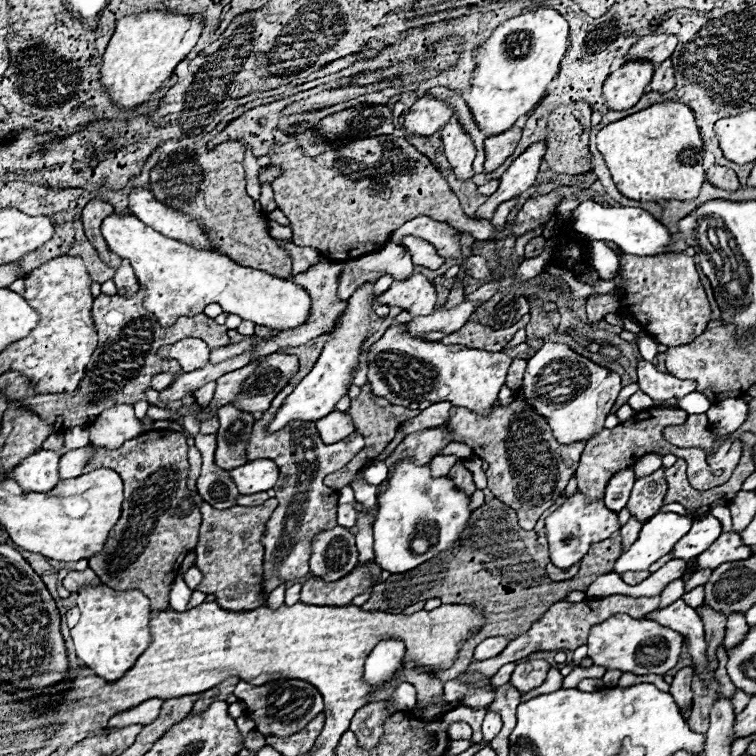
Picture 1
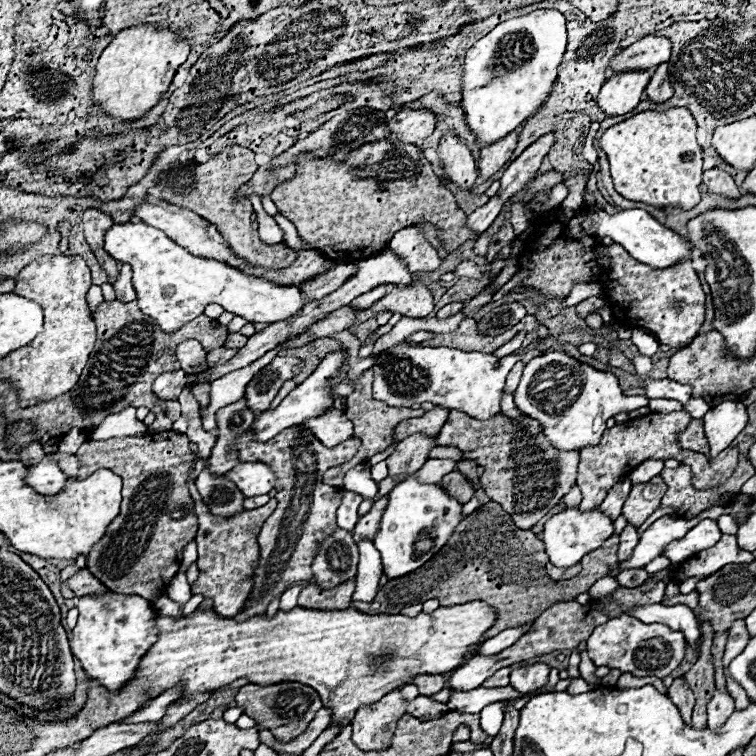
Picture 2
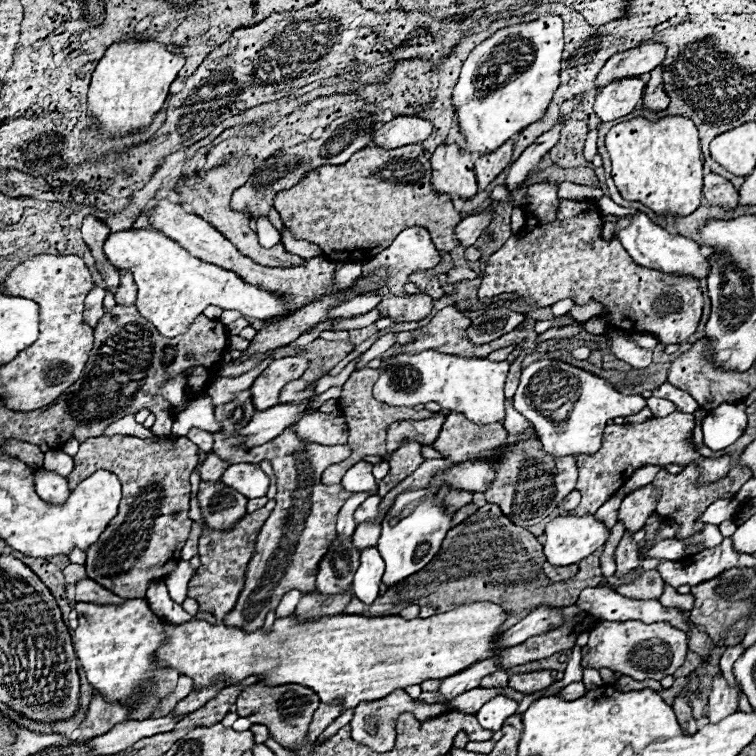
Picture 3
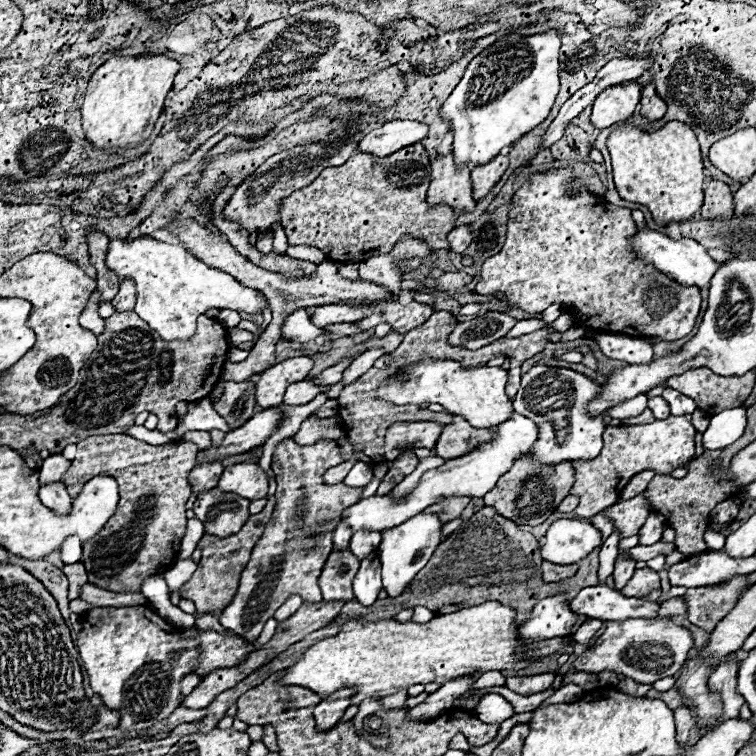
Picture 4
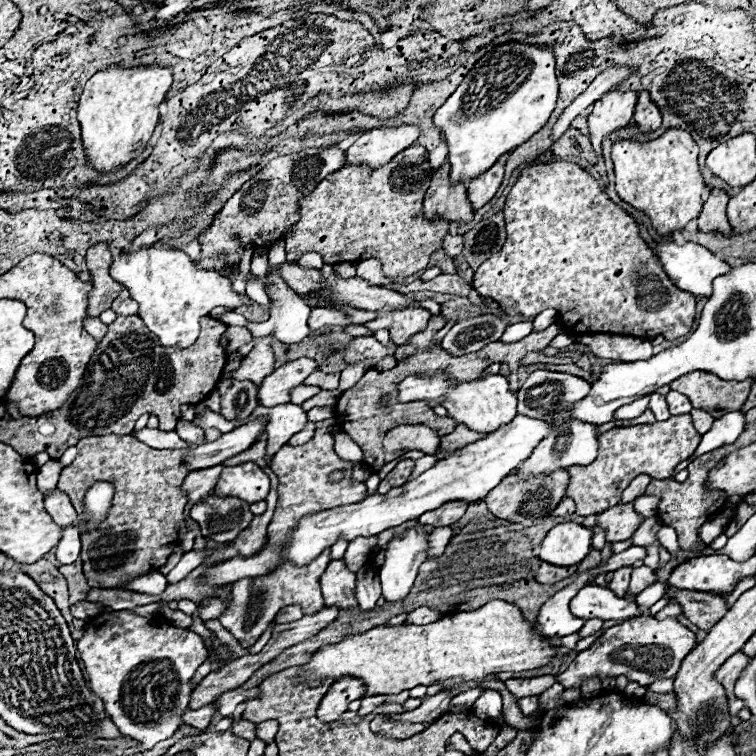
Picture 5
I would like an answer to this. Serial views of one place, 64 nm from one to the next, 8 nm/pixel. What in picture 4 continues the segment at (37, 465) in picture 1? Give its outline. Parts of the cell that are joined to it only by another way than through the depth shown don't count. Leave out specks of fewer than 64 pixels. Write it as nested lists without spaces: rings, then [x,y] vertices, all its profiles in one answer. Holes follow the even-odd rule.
[[[54,482],[48,486],[40,488],[40,500],[44,506],[52,508],[52,512],[56,514],[68,514],[72,508],[72,498],[68,496],[66,488],[62,486],[62,482]]]

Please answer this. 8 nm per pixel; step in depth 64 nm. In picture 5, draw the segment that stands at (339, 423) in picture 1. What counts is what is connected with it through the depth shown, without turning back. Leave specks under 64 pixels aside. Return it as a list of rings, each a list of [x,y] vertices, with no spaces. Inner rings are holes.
[[[308,422],[308,424],[306,424],[306,428],[304,428],[302,432],[294,434],[294,436],[288,440],[288,444],[292,444],[292,446],[298,446],[298,444],[306,444],[306,442],[312,438],[312,434],[314,434],[314,424],[312,424],[312,422]]]

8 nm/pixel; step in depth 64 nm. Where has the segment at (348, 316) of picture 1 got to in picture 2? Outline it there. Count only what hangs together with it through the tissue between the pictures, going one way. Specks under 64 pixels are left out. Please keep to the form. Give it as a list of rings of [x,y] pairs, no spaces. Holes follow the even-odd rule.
[[[346,352],[328,354],[328,356],[320,362],[320,366],[318,366],[300,386],[296,386],[296,390],[290,392],[288,398],[284,398],[284,400],[280,402],[278,408],[266,410],[266,412],[262,412],[262,414],[254,420],[254,424],[252,424],[252,428],[250,428],[250,436],[252,436],[256,442],[264,442],[264,440],[270,440],[272,436],[280,434],[284,428],[296,426],[296,424],[300,424],[302,420],[308,420],[308,418],[314,418],[314,416],[322,416],[322,414],[328,410],[328,406],[334,402],[334,398],[330,396],[330,386],[326,386],[326,382],[328,382],[328,378],[332,378],[332,376],[342,368],[342,362],[344,362],[344,360],[346,360]]]

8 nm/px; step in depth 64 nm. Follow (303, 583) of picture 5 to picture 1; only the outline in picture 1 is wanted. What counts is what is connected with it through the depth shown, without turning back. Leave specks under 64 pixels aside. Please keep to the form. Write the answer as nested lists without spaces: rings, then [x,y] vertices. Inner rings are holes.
[[[284,386],[282,392],[272,400],[272,406],[264,416],[258,420],[258,430],[252,432],[248,448],[246,448],[246,458],[248,461],[256,458],[268,458],[274,460],[280,468],[280,477],[277,480],[274,490],[276,498],[280,500],[278,508],[266,522],[266,530],[262,536],[262,546],[264,546],[264,564],[262,564],[262,594],[268,598],[270,592],[296,578],[308,576],[308,560],[312,554],[312,538],[316,532],[322,530],[332,530],[336,526],[336,506],[338,506],[338,492],[322,484],[324,476],[340,470],[346,466],[358,452],[364,448],[364,438],[354,432],[346,440],[340,440],[336,444],[324,444],[318,436],[318,430],[314,428],[312,422],[290,422],[282,430],[274,434],[266,434],[264,428],[272,420],[274,412],[280,408],[282,400],[292,392],[292,386]],[[294,432],[296,432],[296,458],[294,458]],[[284,580],[284,582],[280,582]]]

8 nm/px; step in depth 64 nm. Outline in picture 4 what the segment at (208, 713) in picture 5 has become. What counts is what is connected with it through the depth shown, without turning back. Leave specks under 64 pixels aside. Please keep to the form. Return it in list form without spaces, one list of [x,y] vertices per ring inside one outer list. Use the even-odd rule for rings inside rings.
[[[178,708],[164,724],[168,724],[168,728],[176,728],[178,724],[182,724],[182,722],[200,722],[200,720],[204,720],[204,716],[206,716],[206,708],[202,708],[202,710],[190,710],[190,708]]]

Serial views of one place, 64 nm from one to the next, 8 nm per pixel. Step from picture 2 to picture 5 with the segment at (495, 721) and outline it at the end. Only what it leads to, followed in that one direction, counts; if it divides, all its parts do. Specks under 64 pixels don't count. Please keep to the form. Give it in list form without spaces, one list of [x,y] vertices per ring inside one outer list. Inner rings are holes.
[[[486,688],[482,692],[482,696],[474,702],[472,712],[476,712],[476,716],[480,716],[482,720],[496,720],[502,714],[502,696],[498,690]]]

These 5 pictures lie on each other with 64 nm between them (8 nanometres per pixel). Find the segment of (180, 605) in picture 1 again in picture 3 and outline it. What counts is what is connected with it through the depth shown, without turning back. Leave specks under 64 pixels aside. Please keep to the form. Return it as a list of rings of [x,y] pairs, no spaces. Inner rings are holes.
[[[180,560],[180,564],[164,578],[166,586],[168,586],[168,592],[170,592],[170,597],[174,602],[182,604],[186,600],[186,590],[188,590],[188,582],[192,578],[192,566],[190,562],[186,560]]]

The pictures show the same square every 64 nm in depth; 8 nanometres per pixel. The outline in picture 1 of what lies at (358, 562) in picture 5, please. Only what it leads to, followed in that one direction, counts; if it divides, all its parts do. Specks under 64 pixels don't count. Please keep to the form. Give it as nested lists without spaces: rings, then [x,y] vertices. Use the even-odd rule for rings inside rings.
[[[434,456],[428,466],[432,468],[432,476],[446,476],[456,462],[454,456]]]

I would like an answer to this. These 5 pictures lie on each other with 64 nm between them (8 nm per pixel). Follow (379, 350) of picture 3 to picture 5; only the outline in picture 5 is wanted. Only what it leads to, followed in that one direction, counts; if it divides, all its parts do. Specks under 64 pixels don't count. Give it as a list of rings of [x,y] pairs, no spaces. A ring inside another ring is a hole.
[[[354,364],[354,366],[346,366],[340,374],[340,386],[338,390],[344,392],[346,388],[352,388],[352,384],[356,384],[356,380],[366,372],[364,364]]]

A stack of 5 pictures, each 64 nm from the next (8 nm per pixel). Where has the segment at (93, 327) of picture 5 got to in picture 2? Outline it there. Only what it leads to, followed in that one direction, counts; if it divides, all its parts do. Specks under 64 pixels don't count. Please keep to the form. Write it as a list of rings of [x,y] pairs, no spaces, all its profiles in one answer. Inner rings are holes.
[[[92,286],[92,288],[88,290],[88,306],[90,306],[90,312],[92,312],[92,314],[98,310],[98,306],[100,306],[102,300],[104,300],[104,298],[102,298],[102,288],[100,288],[100,286]]]

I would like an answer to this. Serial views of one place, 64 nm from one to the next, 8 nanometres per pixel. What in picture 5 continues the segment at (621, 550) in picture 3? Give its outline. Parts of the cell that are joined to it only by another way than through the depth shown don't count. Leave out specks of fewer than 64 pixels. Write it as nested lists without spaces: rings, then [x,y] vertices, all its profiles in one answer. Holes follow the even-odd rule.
[[[622,566],[614,572],[614,578],[608,584],[608,588],[612,588],[612,592],[616,592],[616,596],[626,596],[628,586],[630,586],[630,572],[632,572],[632,566]]]

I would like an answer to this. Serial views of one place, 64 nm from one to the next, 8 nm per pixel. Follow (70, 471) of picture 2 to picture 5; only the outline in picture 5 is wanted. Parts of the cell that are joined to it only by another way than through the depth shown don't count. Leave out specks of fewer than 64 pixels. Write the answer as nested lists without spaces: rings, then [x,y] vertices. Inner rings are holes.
[[[48,460],[40,470],[38,470],[38,490],[46,496],[48,492],[54,492],[56,490],[56,482],[58,482],[58,476],[60,476],[60,470],[62,470],[62,464],[58,460]]]

